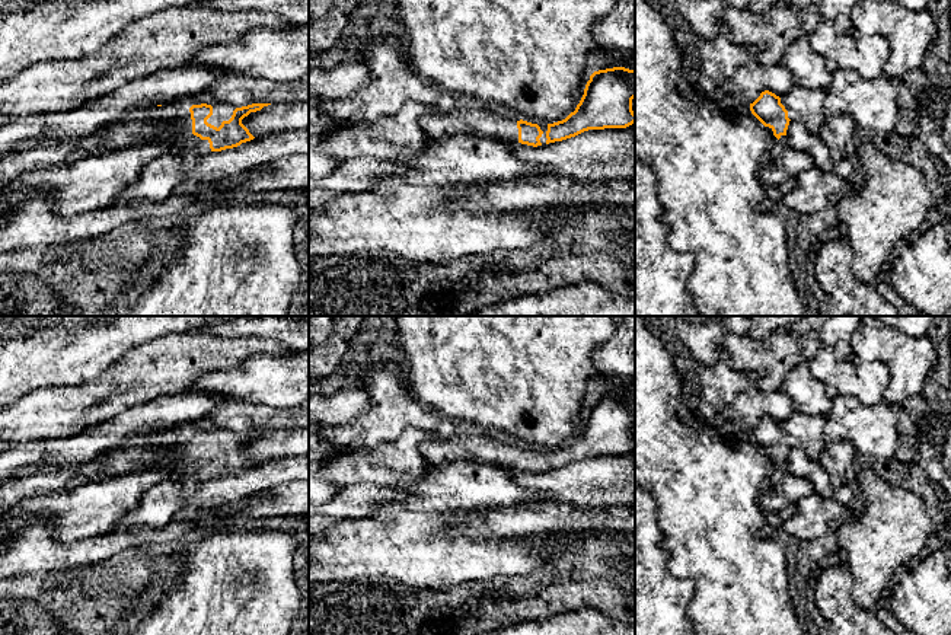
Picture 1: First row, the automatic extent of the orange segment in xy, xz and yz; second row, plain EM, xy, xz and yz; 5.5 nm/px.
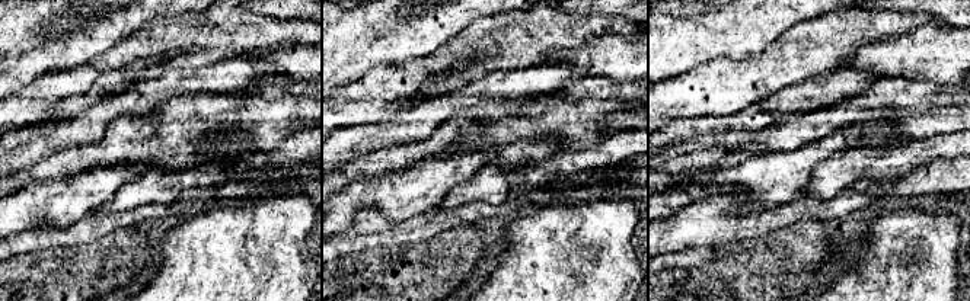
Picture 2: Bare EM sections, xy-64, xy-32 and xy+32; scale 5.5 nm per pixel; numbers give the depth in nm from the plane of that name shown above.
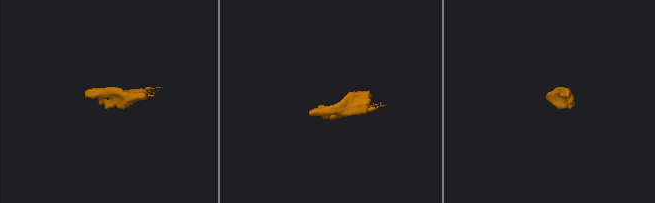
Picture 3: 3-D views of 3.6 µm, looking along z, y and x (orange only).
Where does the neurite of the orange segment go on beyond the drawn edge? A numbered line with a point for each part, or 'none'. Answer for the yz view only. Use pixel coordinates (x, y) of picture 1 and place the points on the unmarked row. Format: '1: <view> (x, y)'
1: yz (775, 474)

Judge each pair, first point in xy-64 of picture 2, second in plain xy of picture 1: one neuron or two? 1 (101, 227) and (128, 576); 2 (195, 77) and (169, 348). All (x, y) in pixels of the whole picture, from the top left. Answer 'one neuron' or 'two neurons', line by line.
1: two neurons
2: two neurons

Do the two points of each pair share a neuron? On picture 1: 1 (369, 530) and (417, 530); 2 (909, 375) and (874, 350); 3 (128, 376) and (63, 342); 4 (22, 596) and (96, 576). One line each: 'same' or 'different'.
1: same
2: same
3: different
4: same

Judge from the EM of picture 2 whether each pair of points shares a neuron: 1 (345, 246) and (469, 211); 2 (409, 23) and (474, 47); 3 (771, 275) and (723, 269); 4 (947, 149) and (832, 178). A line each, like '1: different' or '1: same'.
1: same
2: different
3: same
4: same

